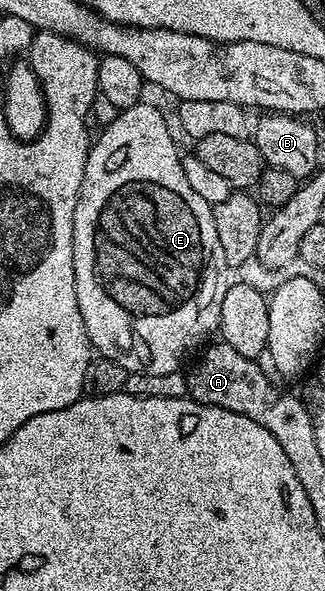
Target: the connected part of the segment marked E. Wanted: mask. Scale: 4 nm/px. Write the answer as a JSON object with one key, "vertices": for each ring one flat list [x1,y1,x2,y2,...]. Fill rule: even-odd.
{"vertices":[[142,101,133,107,118,110,117,115,105,127,101,136,92,140,89,156,85,162,85,176,81,192,75,205,73,218,73,264,75,265,75,293,79,301,79,313,83,317,85,332,89,335,89,342,97,347,104,358,123,365,123,369,130,373,143,375,158,375,178,370,181,362,192,356,206,342,209,334,218,330,223,309,223,297,227,297,227,289,231,282,230,268,225,265,223,245,219,245,219,233,215,229,213,208,203,197,195,194,187,181,182,152,177,152,177,143,169,132,169,123,165,115,157,107,152,107,148,101]]}

